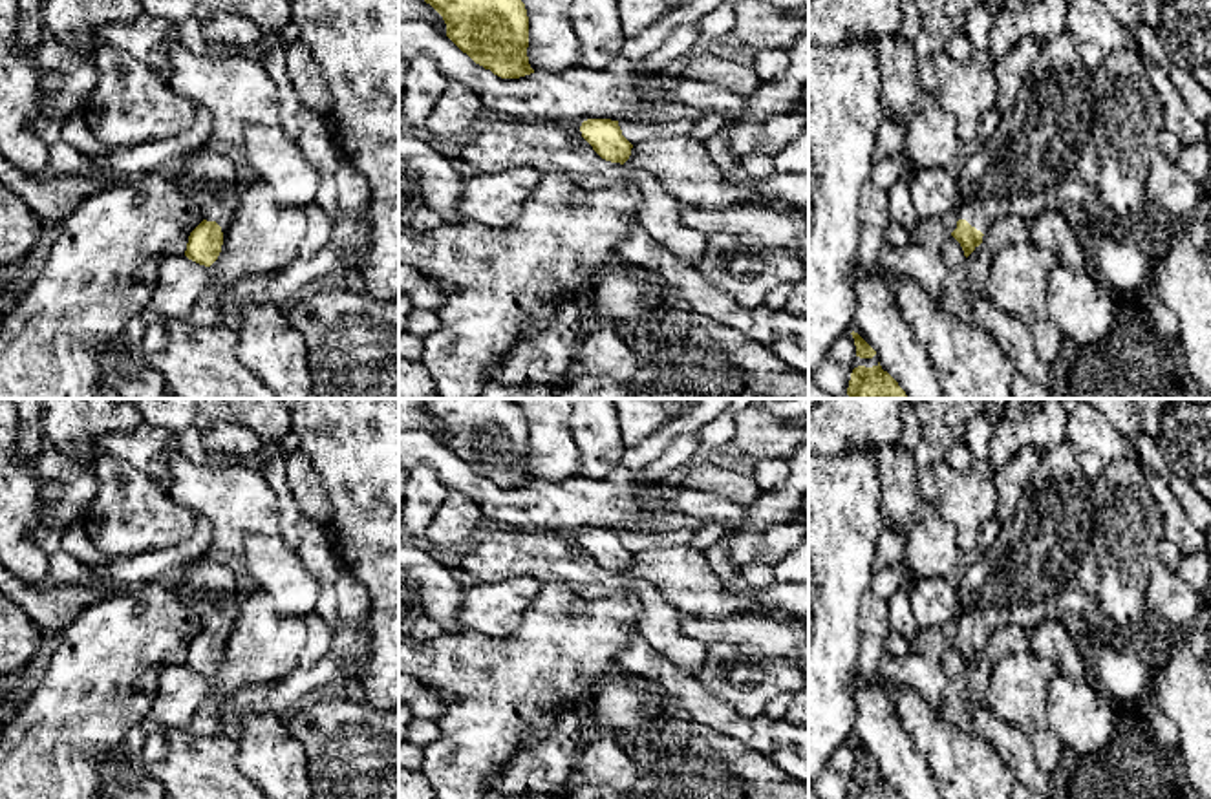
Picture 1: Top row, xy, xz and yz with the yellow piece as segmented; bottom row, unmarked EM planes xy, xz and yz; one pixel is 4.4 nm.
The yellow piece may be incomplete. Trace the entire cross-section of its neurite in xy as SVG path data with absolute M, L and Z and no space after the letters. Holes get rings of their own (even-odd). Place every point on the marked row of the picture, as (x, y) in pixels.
M205 152L188 165L183 157L166 168L201 210L203 221L190 232L185 256L210 267L223 245L223 236L236 216L247 177L236 157Z

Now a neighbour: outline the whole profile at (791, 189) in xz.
M776 172L774 176L765 179L748 177L746 186L765 201L809 210L807 176Z

